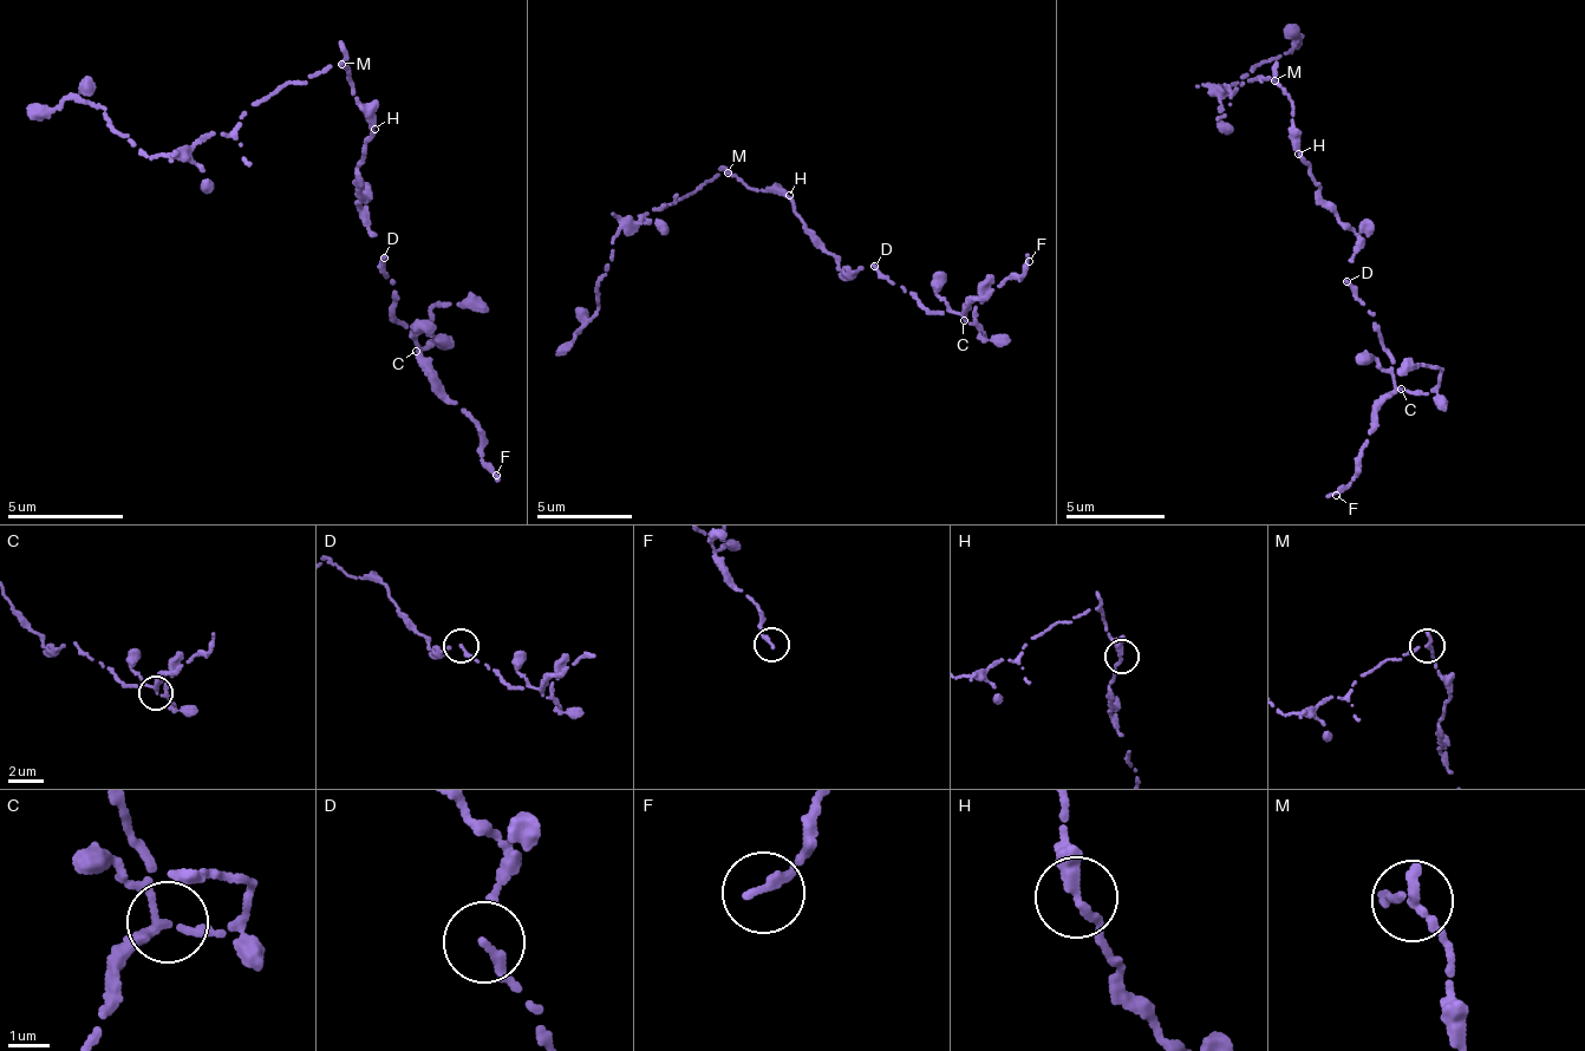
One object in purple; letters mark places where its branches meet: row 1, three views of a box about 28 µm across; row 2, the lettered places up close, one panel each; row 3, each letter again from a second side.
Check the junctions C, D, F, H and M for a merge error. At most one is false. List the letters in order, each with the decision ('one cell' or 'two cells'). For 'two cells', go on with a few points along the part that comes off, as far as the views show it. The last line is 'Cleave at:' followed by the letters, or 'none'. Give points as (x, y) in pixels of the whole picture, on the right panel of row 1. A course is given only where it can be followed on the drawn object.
C: one cell
D: one cell
F: one cell
H: one cell
M: two cells; foreign part runs (1273, 79), (1257, 76), (1234, 92), (1217, 86), (1235, 86), (1253, 65), (1286, 52), (1291, 44)
Cleave at: M

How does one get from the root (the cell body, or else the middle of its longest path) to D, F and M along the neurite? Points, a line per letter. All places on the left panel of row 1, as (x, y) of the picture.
D: (369, 130), (371, 138), (356, 181), (363, 214), (384, 258)
F: (369, 130), (356, 181), (393, 285), (393, 318), (419, 346), (430, 382), (480, 426), (496, 475)
M: (369, 130), (369, 108), (351, 92), (351, 76), (343, 63)

